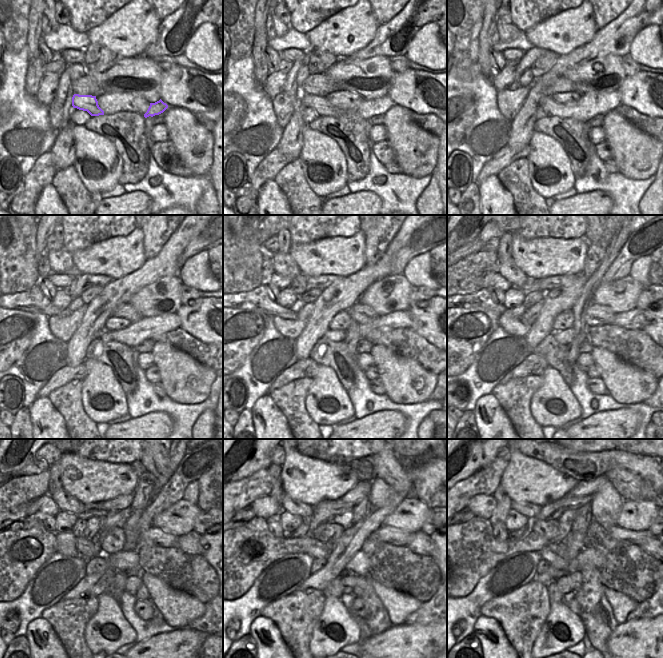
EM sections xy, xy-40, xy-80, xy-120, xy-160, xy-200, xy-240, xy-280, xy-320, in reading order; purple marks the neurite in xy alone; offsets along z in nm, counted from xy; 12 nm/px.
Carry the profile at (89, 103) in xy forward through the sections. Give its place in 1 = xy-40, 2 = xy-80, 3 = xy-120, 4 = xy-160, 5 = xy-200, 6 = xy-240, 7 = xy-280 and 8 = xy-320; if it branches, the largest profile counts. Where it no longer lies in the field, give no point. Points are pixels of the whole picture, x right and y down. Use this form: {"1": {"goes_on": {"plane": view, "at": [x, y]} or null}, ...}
{"1": {"goes_on": {"plane": "xy-40", "at": [367, 108]}}, "2": {"goes_on": {"plane": "xy-80", "at": [593, 103]}}, "3": {"goes_on": {"plane": "xy-120", "at": [148, 327]}}, "4": {"goes_on": {"plane": "xy-160", "at": [399, 319]}}, "5": {"goes_on": {"plane": "xy-200", "at": [635, 319]}}, "6": {"goes_on": {"plane": "xy-240", "at": [192, 543]}}, "7": {"goes_on": {"plane": "xy-280", "at": [422, 544]}}, "8": {"goes_on": {"plane": "xy-320", "at": [650, 546]}}}

